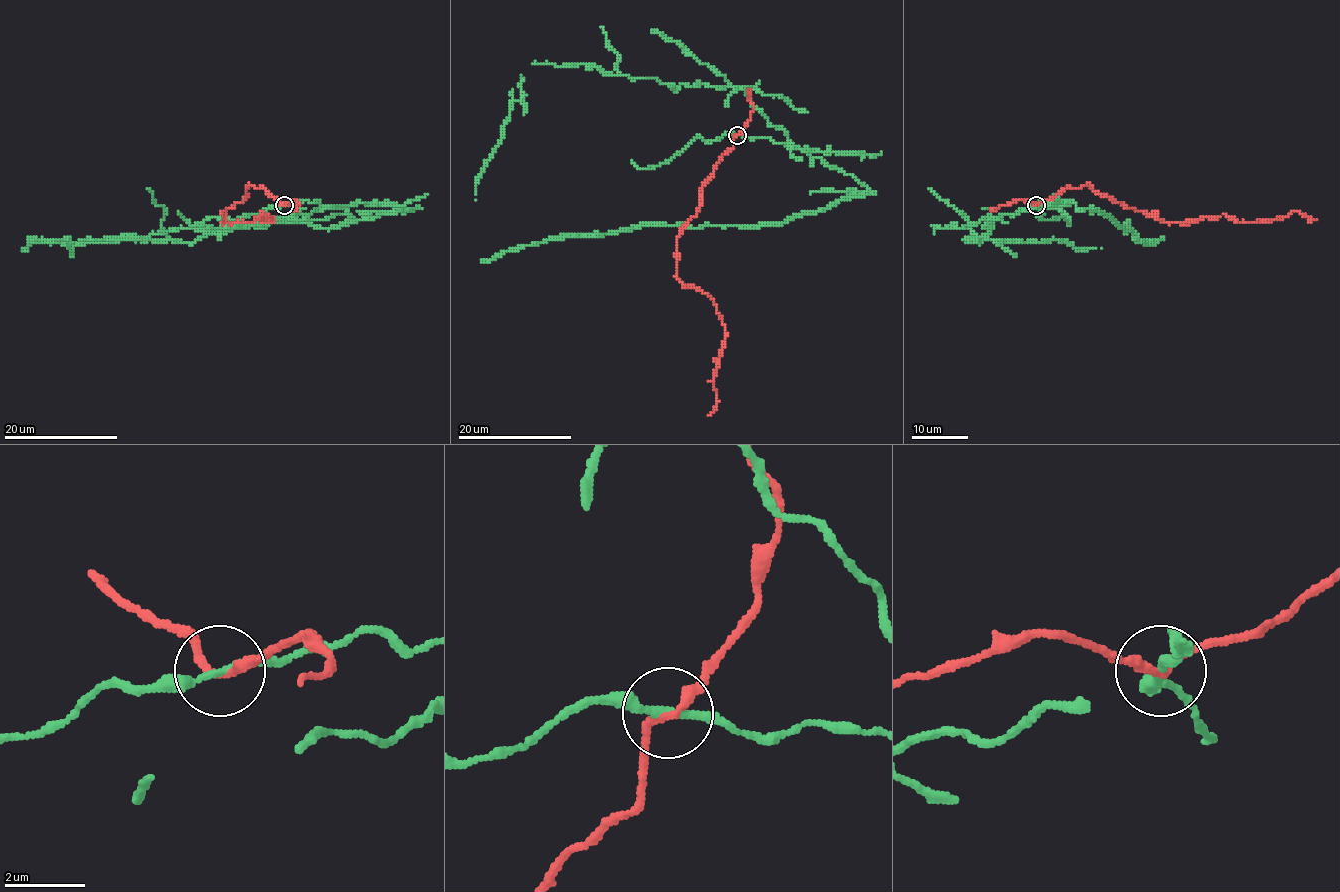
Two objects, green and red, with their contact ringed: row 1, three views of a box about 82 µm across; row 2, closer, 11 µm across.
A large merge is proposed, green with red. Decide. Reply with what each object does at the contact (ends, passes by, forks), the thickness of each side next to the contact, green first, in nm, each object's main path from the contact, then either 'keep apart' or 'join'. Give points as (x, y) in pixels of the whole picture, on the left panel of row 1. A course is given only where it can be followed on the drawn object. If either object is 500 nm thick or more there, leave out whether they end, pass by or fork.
green passes by; red passes by; 170 nm thick on the green side, 200 nm on the other; green runs (283, 205), (308, 199), (414, 209), (329, 227), (300, 222), (224, 231), (174, 227), (76, 244), (28, 237); red runs (283, 205), (249, 185), (222, 223), (269, 214), (272, 222), (262, 212), (255, 220); keep apart

